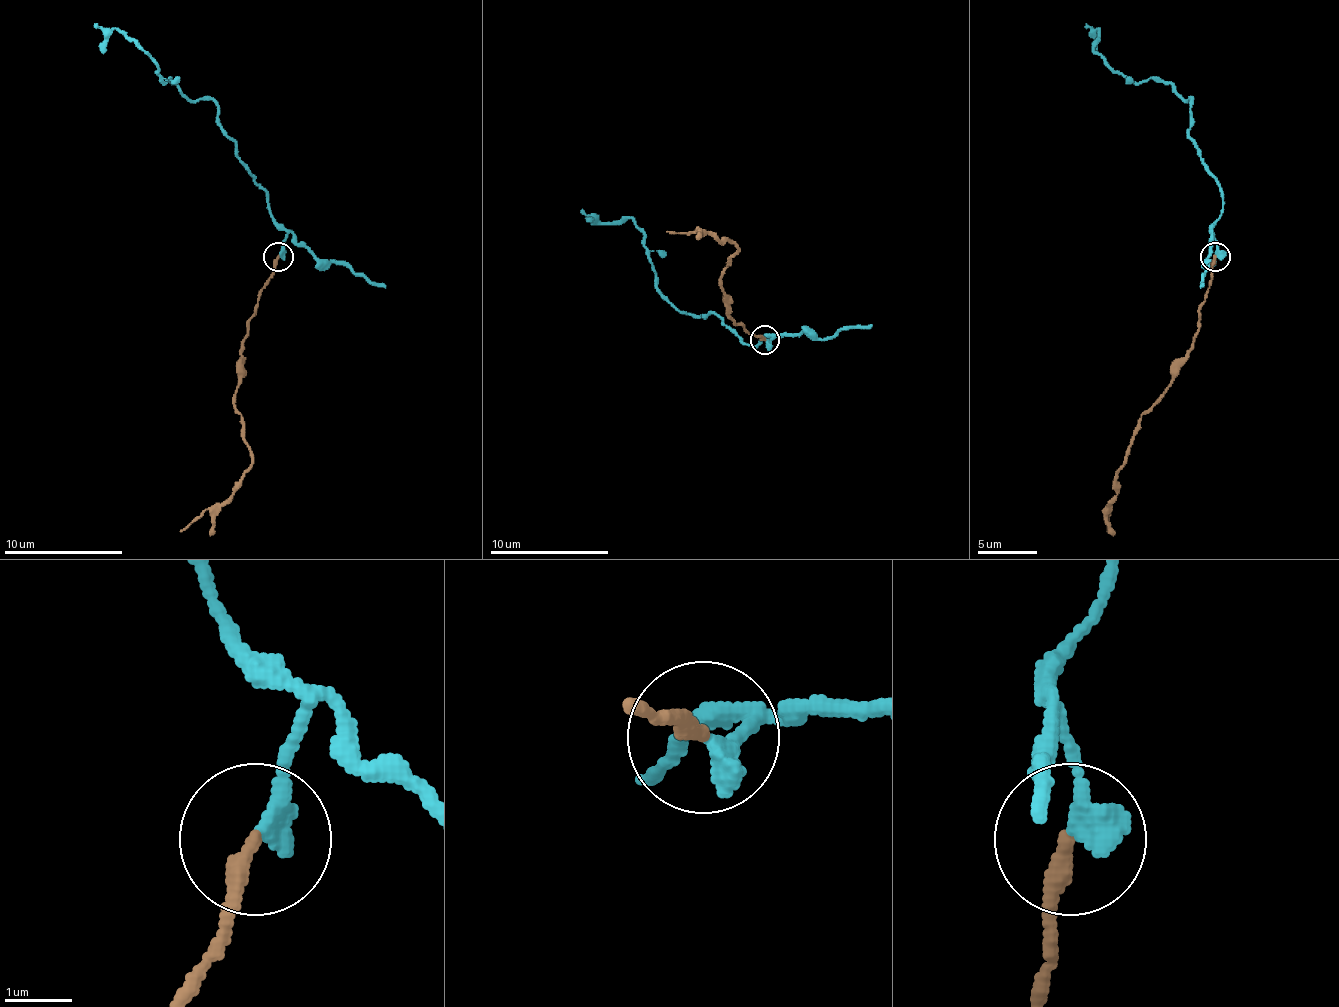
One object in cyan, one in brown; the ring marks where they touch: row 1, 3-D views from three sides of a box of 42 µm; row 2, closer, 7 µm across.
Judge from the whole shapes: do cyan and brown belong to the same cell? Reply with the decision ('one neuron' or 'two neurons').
two neurons

